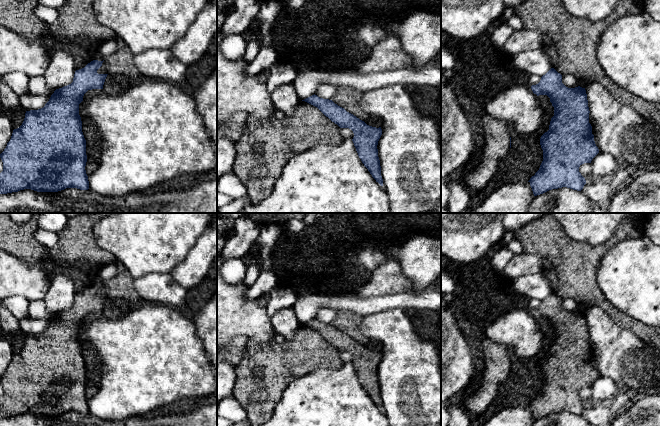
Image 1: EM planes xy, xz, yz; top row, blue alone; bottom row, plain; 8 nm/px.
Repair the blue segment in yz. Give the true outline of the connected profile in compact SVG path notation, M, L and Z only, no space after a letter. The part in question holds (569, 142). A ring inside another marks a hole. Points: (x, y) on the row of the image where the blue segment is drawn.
M554 68L543 75L538 84L532 85L531 89L537 96L547 95L554 107L554 116L551 118L549 130L540 138L543 161L539 170L528 181L533 194L537 196L562 187L581 191L586 180L579 172L579 167L584 163L591 163L599 153L592 134L592 126L589 123L590 111L586 90L580 86L566 87L562 83L562 75Z

